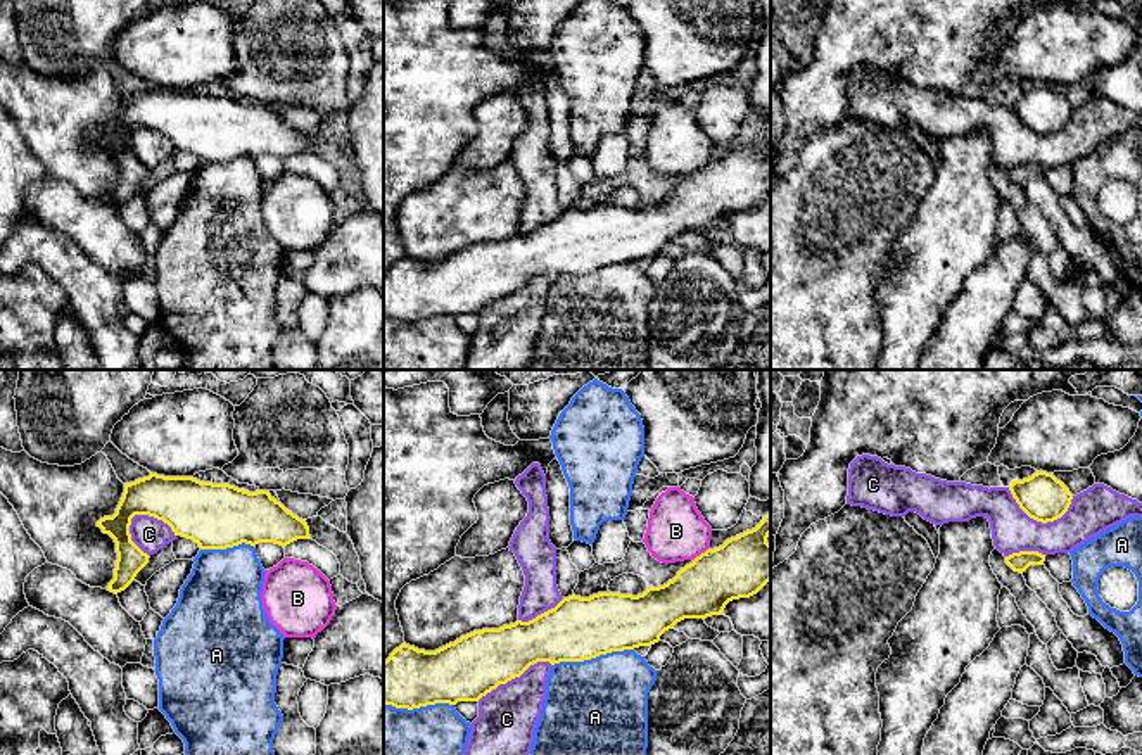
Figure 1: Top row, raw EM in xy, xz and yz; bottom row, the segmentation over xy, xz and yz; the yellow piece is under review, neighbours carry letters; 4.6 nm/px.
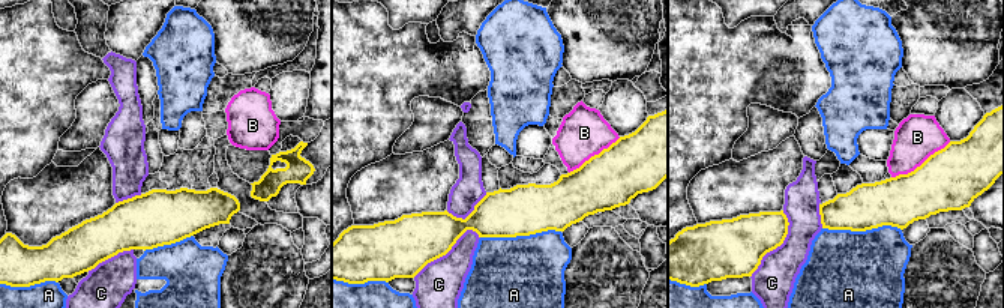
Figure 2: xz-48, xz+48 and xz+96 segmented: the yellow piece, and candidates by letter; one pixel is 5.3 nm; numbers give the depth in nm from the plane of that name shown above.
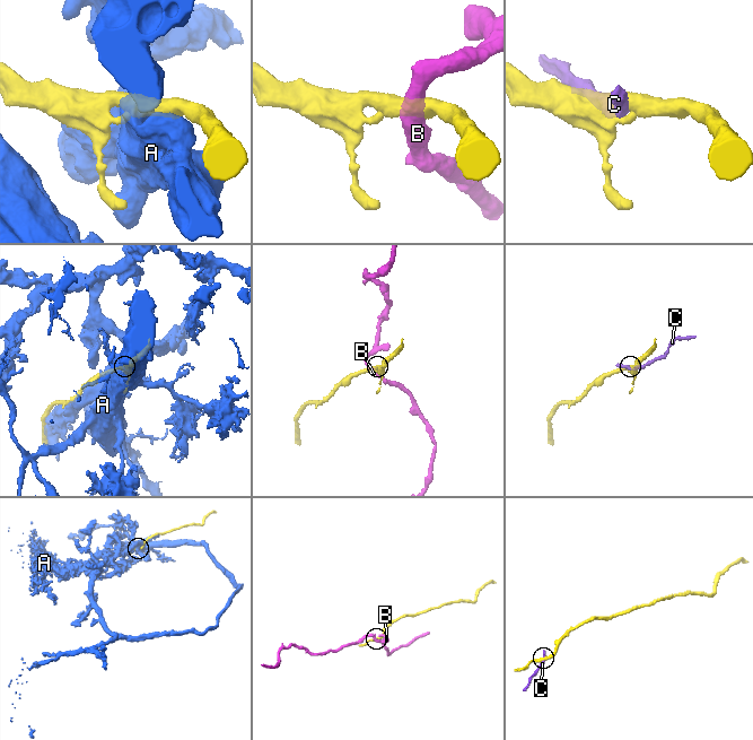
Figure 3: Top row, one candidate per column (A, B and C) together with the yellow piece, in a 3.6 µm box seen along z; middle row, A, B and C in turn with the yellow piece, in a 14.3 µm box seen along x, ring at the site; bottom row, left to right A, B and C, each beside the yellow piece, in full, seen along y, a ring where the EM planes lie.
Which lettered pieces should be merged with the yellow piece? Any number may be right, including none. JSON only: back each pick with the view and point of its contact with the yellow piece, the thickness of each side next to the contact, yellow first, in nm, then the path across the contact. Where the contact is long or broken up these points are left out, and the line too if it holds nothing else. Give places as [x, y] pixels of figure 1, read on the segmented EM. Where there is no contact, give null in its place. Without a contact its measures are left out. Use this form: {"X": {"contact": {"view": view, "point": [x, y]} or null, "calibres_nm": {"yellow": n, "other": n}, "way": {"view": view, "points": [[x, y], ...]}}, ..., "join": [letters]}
{"join": []}

